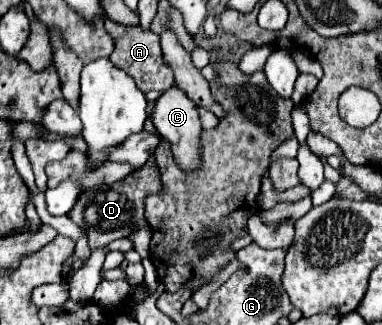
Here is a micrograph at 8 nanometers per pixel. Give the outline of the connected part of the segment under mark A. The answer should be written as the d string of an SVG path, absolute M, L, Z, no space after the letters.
M106 20L104 22L108 34L112 34L114 42L116 42L116 48L114 52L110 54L110 62L124 70L126 74L130 74L136 82L136 86L142 90L142 92L150 92L150 90L158 90L158 92L164 92L172 86L174 82L174 74L172 74L172 68L164 62L162 58L162 50L160 50L160 36L150 32L150 30L140 30L140 26L132 28L132 26L122 26L122 24L116 24L112 20Z

